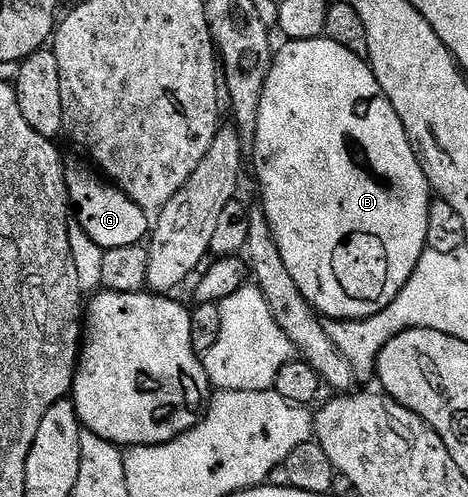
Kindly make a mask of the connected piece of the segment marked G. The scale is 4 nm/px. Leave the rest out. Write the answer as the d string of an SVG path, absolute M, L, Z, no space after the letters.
M68 163L66 169L67 197L71 199L74 219L83 227L85 234L89 234L89 238L93 238L93 242L97 242L97 246L104 250L143 244L152 231L152 217L144 208L130 200L120 188L104 182L94 167L84 164Z

